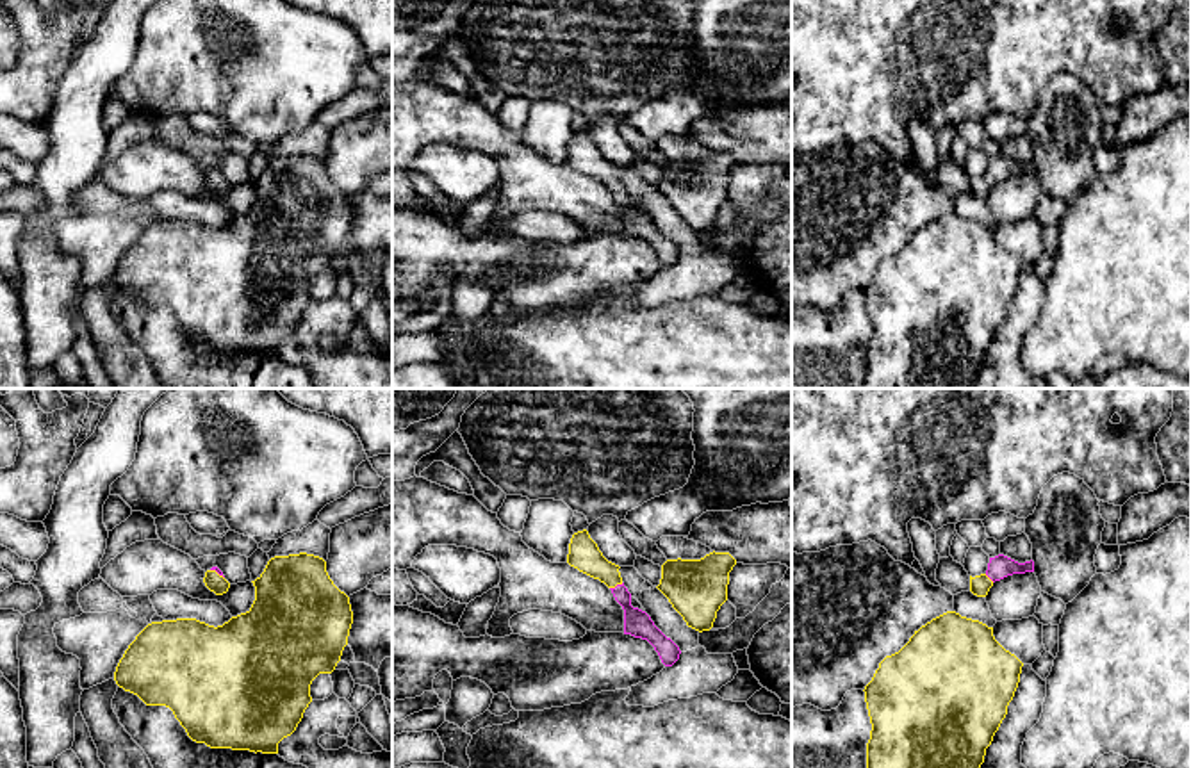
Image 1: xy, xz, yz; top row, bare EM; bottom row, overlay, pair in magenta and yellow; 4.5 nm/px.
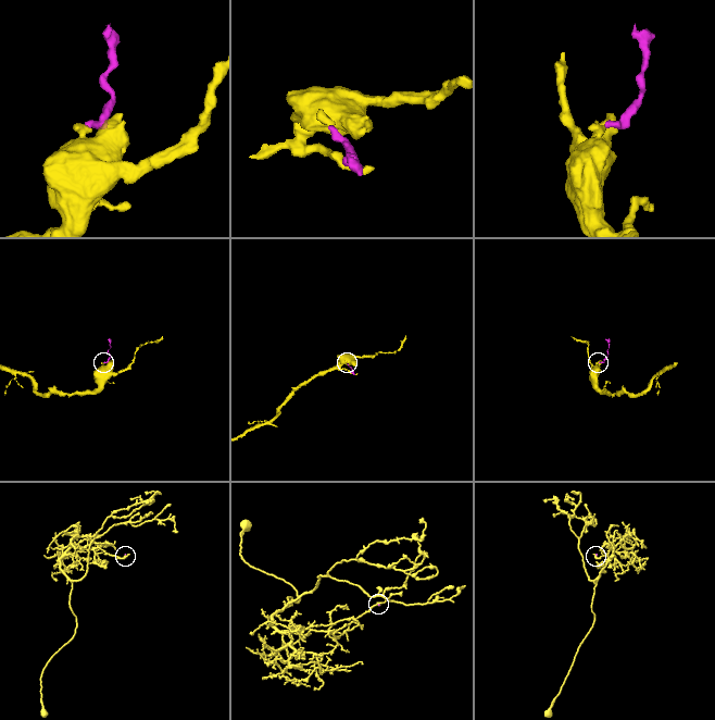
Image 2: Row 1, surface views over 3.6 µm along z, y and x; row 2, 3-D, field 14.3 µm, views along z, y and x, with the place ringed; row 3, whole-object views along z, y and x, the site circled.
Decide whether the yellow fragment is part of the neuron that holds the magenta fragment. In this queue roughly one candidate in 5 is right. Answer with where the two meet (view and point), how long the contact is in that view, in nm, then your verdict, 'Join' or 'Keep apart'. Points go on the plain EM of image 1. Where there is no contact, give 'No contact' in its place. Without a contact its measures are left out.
Touches magenta at xz (617, 186). Shared border 70 nm. Join

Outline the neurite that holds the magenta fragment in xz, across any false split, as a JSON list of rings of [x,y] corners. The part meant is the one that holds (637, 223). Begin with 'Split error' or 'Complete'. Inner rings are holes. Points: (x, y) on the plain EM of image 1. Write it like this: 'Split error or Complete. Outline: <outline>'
Split error. Outline: [[[587,130],[572,135],[567,164],[612,191],[624,210],[624,235],[647,241],[665,267],[672,267],[679,260],[679,248],[654,226],[645,212],[631,207],[631,194],[622,184],[620,167],[603,157]]]

